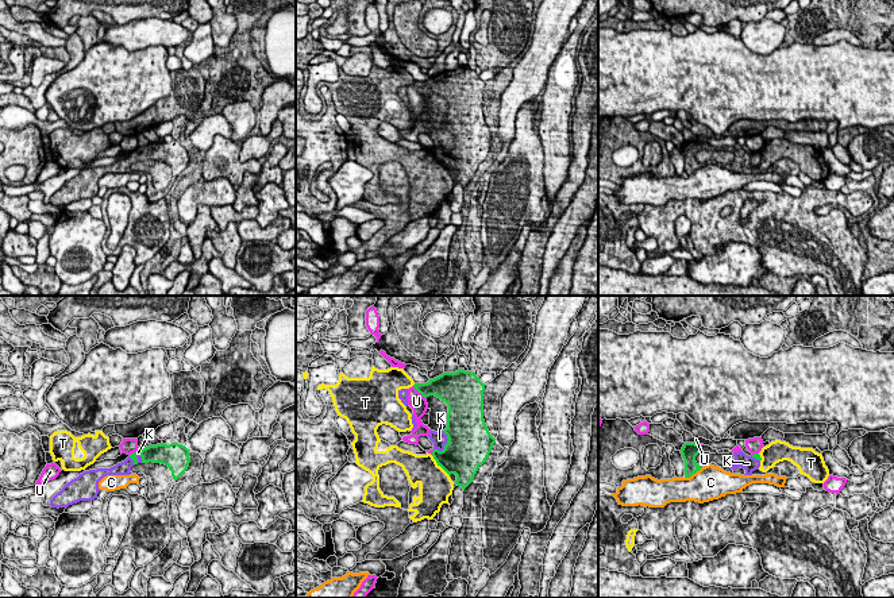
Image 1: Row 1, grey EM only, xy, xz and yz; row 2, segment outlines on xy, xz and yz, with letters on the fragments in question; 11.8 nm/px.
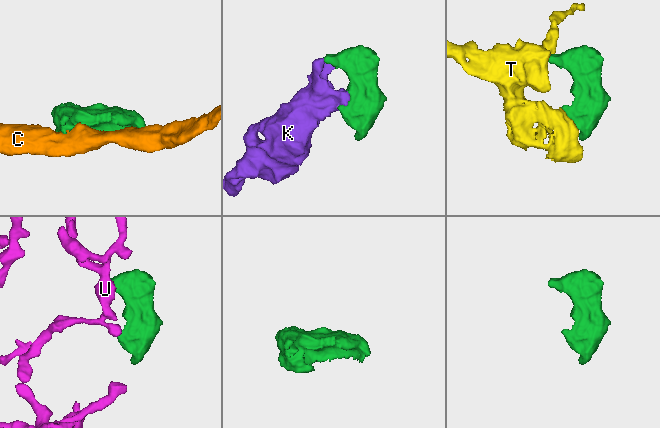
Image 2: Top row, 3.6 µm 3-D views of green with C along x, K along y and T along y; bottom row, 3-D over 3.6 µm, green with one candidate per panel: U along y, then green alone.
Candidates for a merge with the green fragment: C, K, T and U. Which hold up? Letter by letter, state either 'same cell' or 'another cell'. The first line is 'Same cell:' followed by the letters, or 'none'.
Same cell: K
C: another cell
K: same cell
T: another cell
U: another cell

